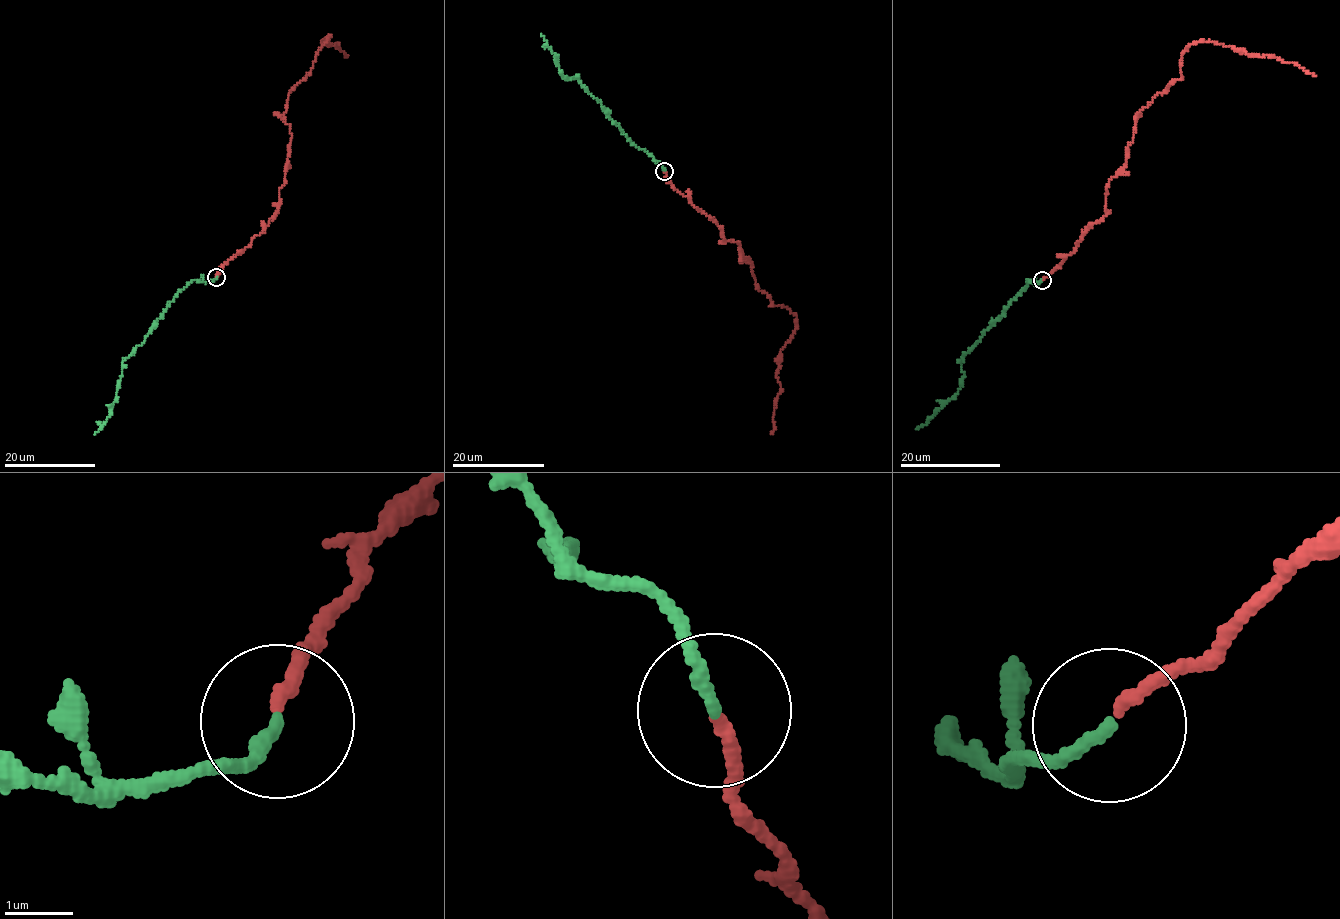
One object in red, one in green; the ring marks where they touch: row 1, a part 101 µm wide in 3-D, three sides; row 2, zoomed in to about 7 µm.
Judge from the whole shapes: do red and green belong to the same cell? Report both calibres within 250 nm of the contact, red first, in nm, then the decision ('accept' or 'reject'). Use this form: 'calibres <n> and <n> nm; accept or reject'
calibres 190 and 170 nm; accept

